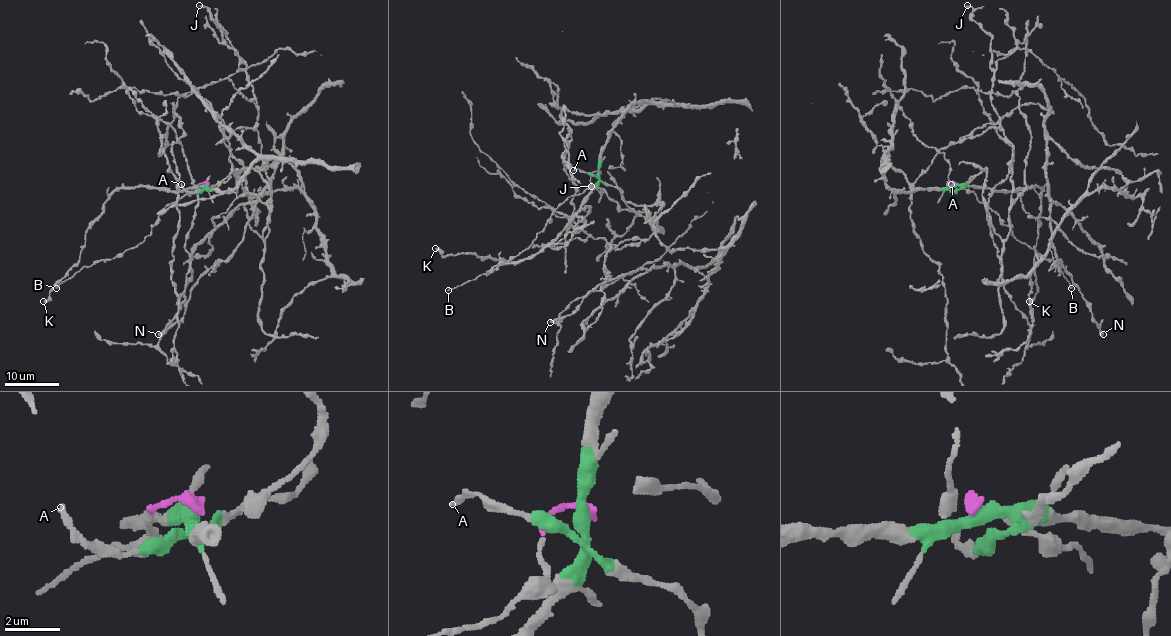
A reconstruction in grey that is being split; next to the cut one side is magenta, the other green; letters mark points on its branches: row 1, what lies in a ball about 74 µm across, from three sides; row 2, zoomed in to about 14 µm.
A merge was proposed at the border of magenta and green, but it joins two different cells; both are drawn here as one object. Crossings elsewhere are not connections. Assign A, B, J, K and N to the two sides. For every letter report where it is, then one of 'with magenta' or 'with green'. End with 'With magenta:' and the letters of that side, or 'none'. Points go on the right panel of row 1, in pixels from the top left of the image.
A: place (951, 184); with green
B: place (1071, 288); with magenta
J: place (967, 5); with green
K: place (1029, 301); with green
N: place (1103, 334); with green
With magenta: B

